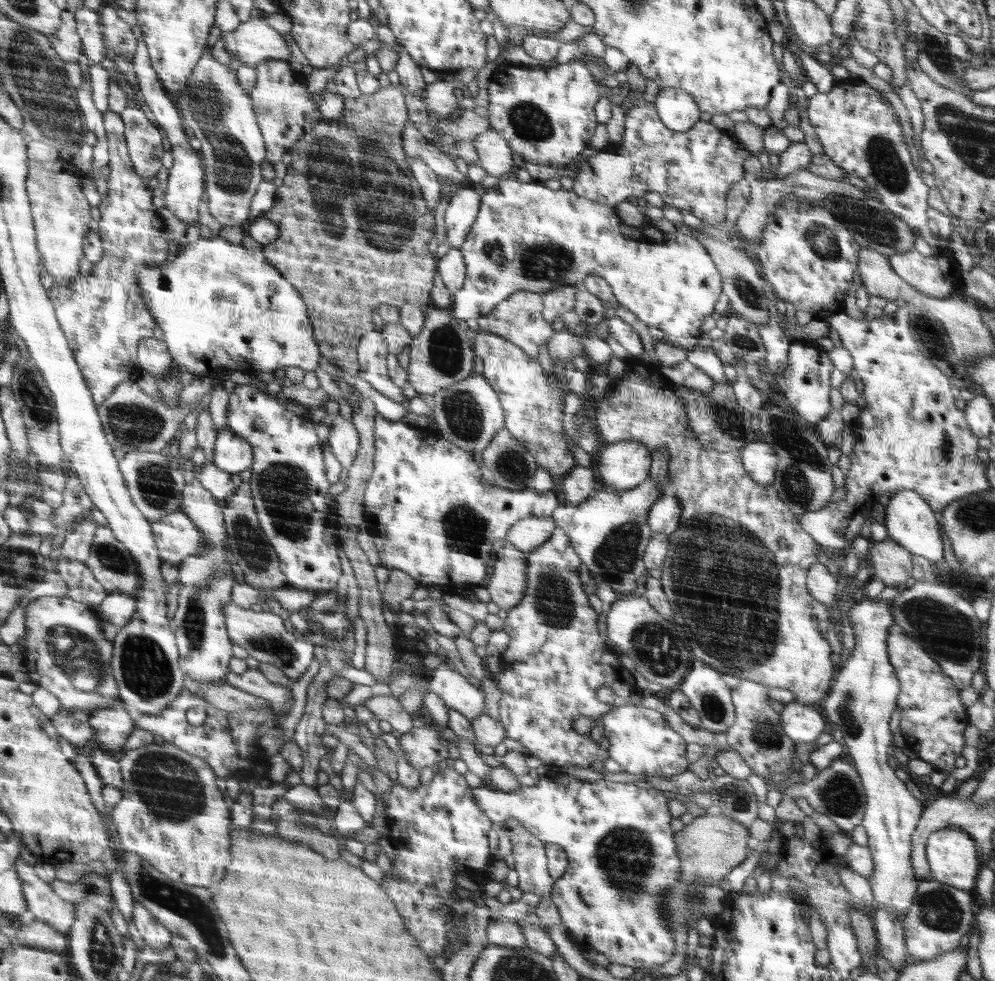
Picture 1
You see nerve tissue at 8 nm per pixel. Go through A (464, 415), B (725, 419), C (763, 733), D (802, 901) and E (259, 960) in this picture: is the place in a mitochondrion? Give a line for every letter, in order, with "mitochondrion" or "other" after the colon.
A: mitochondrion
B: mitochondrion
C: mitochondrion
D: other
E: other

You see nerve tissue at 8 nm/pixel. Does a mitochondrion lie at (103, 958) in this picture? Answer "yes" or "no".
yes

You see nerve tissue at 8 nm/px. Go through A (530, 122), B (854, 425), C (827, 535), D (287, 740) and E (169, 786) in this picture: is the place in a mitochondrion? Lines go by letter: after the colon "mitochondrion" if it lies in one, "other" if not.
A: mitochondrion
B: other
C: other
D: other
E: mitochondrion

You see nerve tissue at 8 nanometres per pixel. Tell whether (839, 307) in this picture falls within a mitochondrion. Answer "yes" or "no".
no

